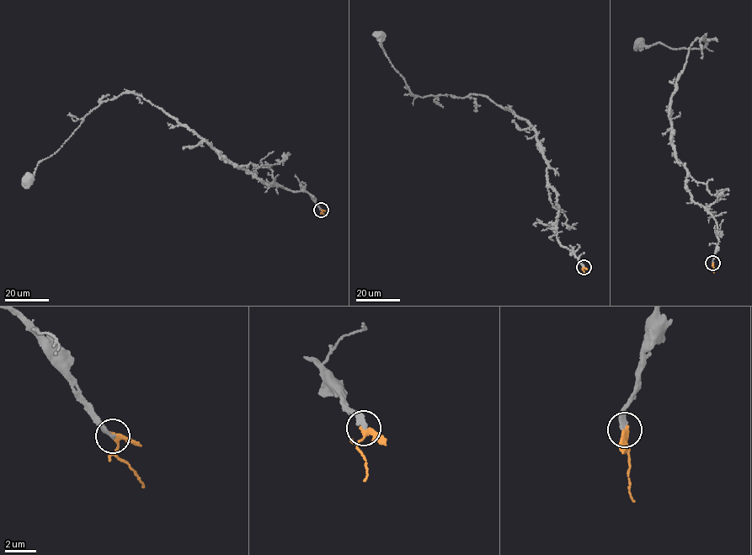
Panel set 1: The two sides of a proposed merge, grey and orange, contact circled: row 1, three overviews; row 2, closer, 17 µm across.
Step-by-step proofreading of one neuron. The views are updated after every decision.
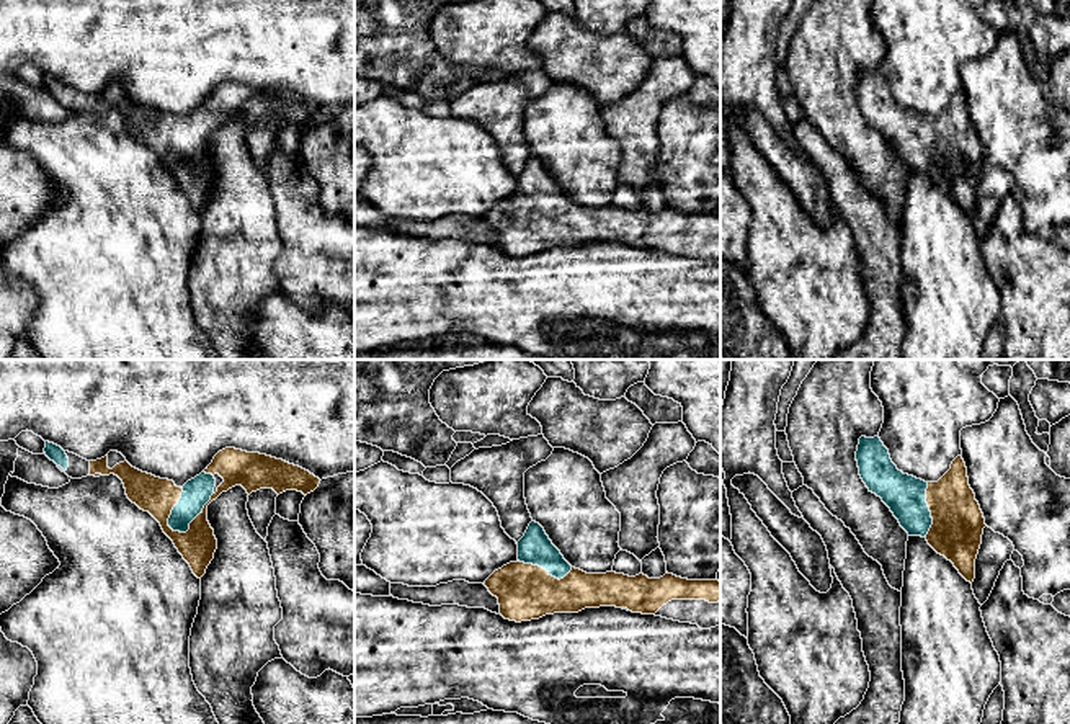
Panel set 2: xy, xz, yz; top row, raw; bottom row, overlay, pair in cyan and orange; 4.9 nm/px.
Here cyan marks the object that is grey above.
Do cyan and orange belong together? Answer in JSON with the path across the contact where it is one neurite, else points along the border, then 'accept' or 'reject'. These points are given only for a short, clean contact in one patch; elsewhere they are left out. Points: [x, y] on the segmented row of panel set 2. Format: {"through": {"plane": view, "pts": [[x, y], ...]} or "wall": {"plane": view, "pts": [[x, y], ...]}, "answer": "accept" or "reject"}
{"answer": "accept"}

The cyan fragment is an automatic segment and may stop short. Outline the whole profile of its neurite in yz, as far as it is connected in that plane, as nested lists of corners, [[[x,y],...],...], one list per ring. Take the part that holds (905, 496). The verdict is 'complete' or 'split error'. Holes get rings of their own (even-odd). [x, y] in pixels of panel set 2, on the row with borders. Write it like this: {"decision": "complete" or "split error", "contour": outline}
{"decision": "split error", "contour": [[[879,436],[859,438],[856,461],[869,492],[882,498],[908,536],[925,538],[972,583],[987,525],[962,456],[938,482],[898,471]]]}

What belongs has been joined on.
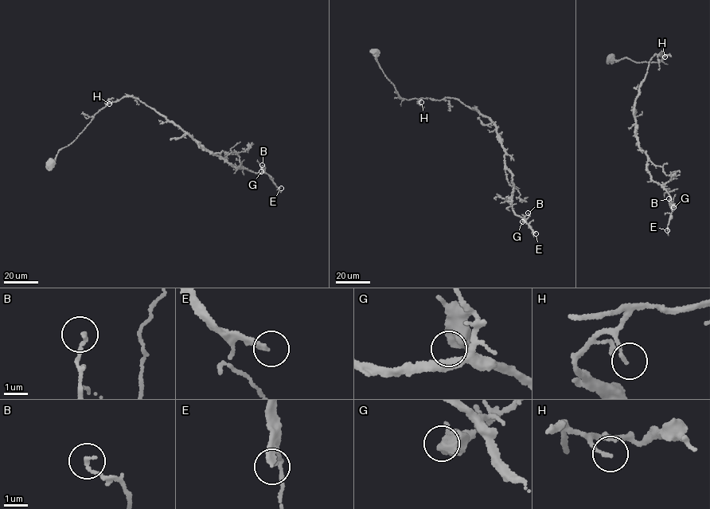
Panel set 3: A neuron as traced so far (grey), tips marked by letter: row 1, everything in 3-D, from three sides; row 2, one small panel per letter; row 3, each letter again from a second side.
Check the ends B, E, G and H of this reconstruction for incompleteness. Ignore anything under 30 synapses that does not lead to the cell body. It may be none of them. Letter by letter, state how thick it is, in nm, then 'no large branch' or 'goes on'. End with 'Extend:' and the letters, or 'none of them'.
B: calibre 130 nm; no large branch
E: calibre 220 nm; goes on
G: calibre 650 nm; no large branch
H: calibre 100 nm; no large branch
Extend: E

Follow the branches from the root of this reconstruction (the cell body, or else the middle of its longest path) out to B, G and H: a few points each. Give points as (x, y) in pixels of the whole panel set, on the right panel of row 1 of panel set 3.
B: (611, 57), (663, 58), (649, 61), (633, 114), (647, 170), (668, 193), (670, 206), (669, 198)
G: (611, 57), (638, 62), (663, 58), (655, 54), (649, 61), (633, 114), (647, 170), (668, 193), (673, 207)
H: (611, 57), (617, 60), (625, 57), (637, 62), (655, 62), (663, 58), (661, 54), (665, 56)

